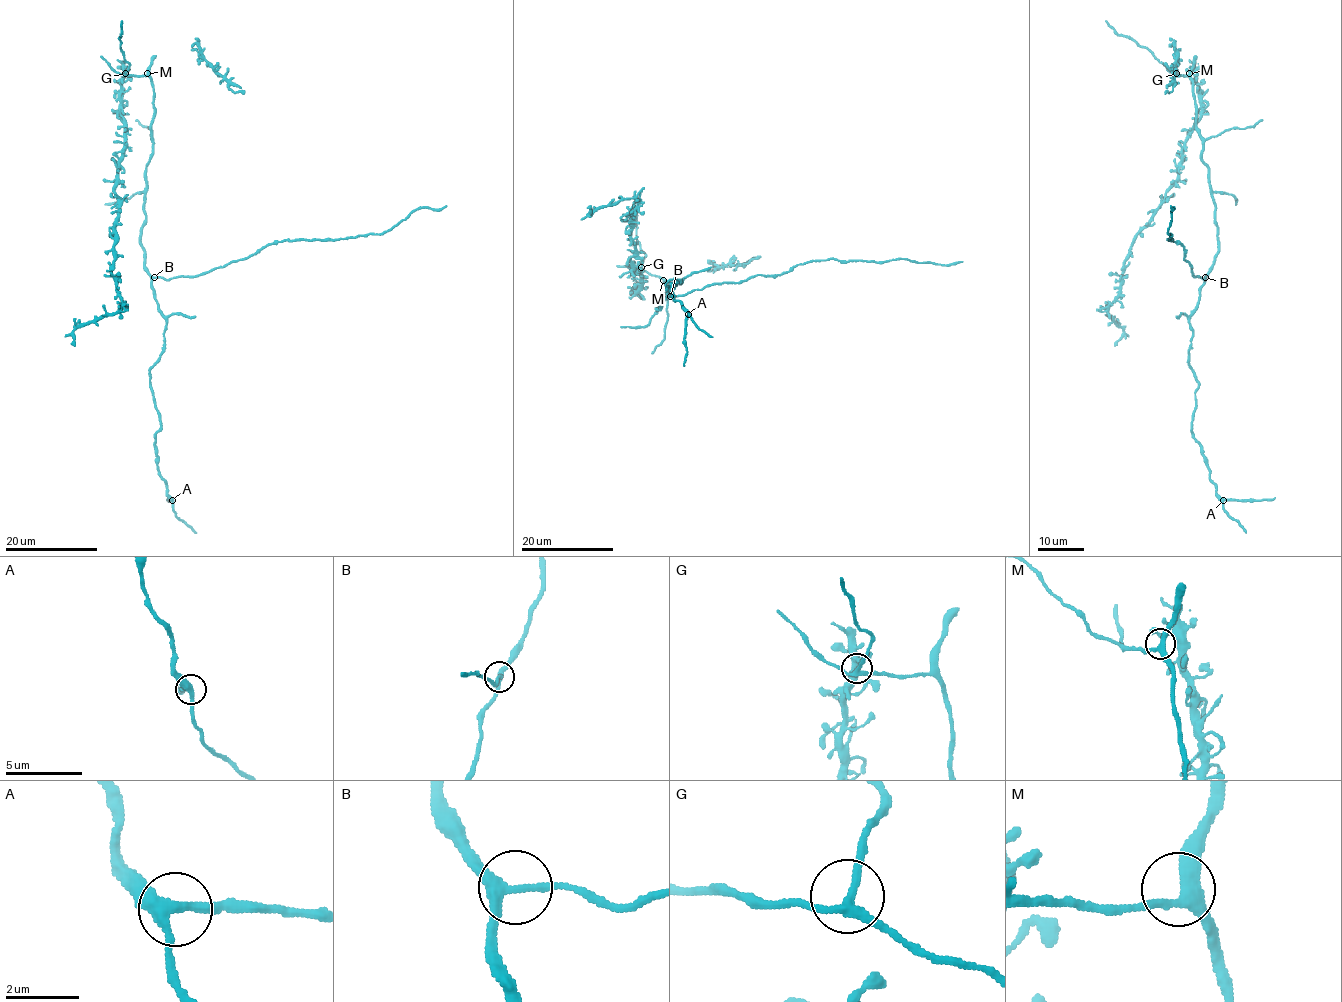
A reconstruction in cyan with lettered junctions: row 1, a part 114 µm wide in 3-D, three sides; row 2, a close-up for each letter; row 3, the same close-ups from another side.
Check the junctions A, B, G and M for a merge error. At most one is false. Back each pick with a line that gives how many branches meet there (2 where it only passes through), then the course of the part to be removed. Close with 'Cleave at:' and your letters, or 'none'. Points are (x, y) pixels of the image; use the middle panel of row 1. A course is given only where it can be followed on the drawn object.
Cleave at: none

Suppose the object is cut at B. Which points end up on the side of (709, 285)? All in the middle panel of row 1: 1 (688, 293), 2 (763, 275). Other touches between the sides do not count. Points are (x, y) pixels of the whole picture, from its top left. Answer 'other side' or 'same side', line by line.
1: same side
2: same side

